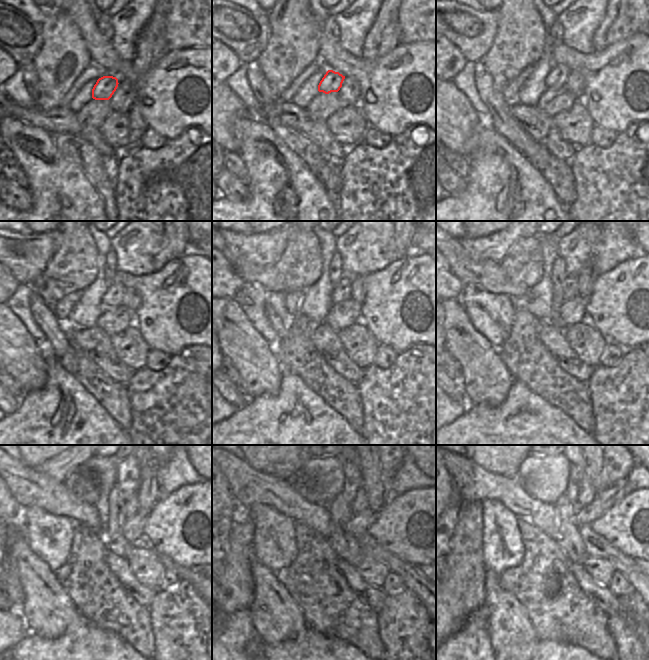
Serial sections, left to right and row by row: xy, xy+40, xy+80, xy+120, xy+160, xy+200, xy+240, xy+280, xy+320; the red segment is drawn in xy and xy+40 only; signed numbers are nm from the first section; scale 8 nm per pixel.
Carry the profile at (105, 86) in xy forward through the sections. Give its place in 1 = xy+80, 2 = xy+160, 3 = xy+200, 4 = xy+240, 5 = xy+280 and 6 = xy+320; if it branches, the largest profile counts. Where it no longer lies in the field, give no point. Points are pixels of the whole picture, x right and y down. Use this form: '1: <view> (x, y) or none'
1: xy+80 (557, 78)
2: xy+160 (341, 292)
3: xy+200 (570, 289)
4: xy+240 (131, 506)
5: xy+280 (360, 502)
6: xy+320 (587, 493)

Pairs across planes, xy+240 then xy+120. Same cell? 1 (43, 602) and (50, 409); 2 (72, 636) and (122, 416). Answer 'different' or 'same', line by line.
1: different
2: different

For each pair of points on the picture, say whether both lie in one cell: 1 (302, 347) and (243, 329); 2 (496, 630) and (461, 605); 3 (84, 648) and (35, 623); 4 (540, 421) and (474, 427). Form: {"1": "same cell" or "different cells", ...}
{"1": "different cells", "2": "different cells", "3": "different cells", "4": "same cell"}

